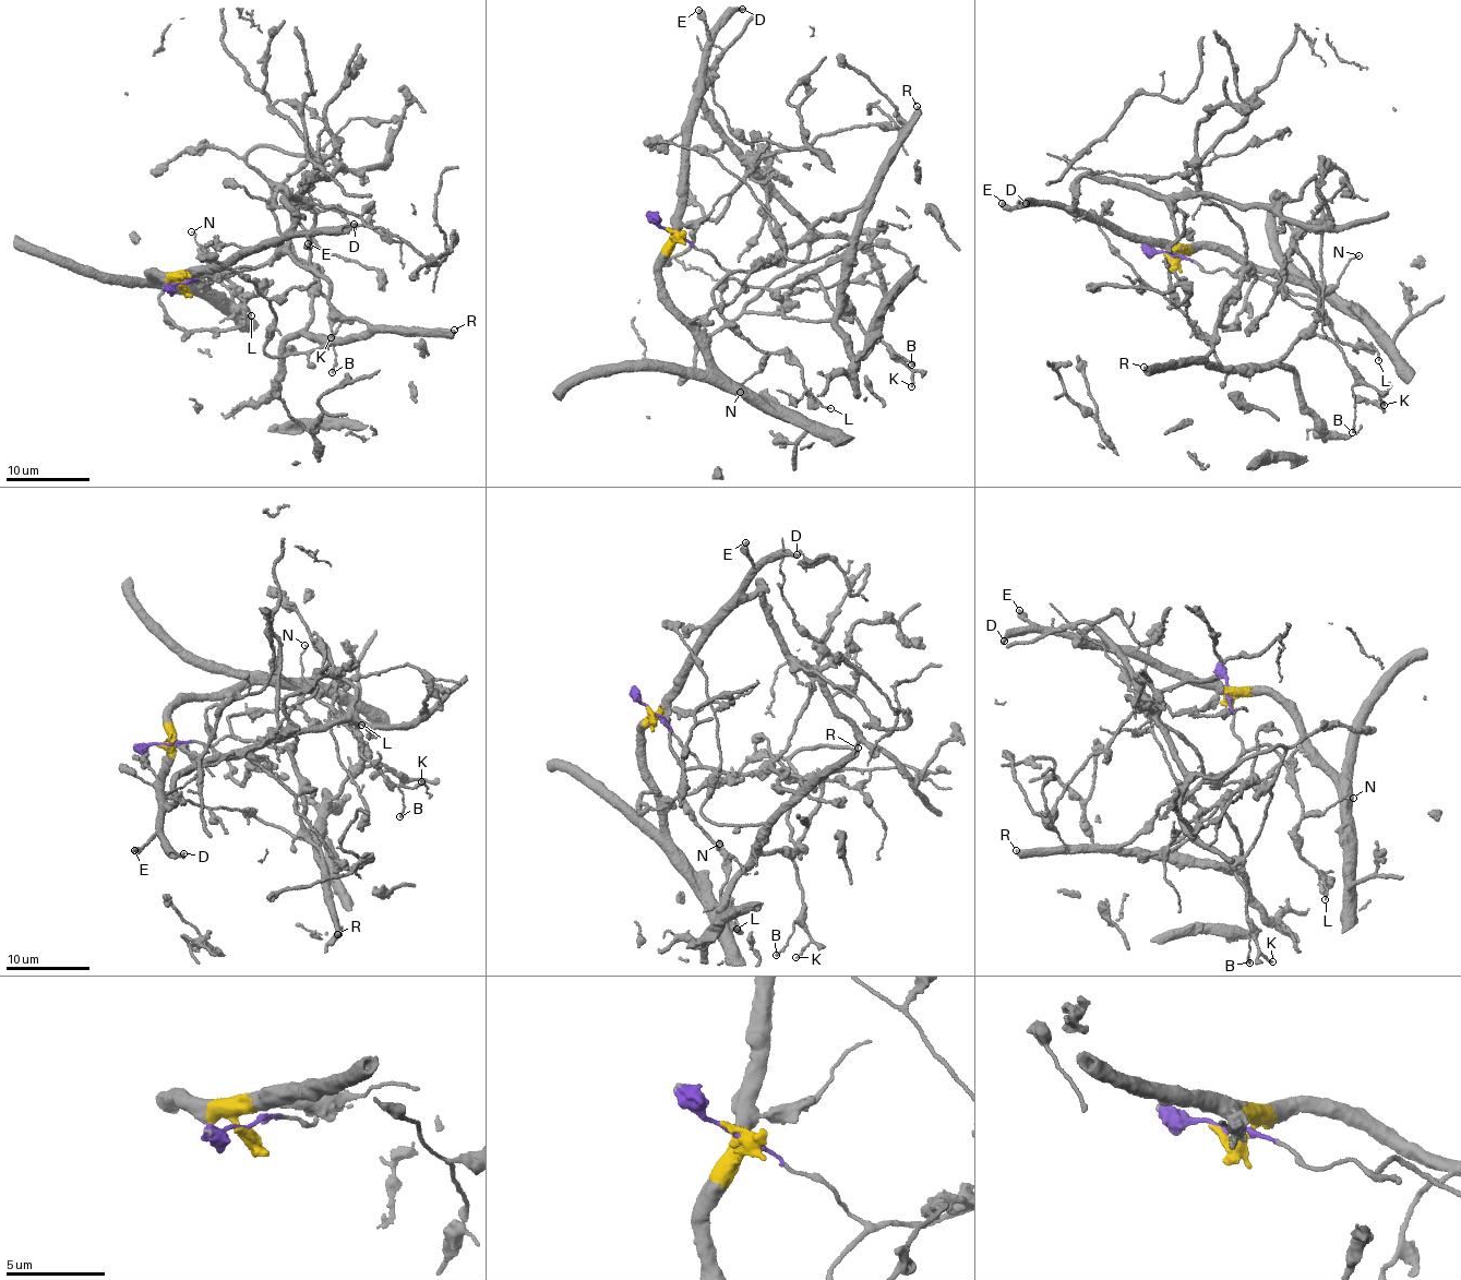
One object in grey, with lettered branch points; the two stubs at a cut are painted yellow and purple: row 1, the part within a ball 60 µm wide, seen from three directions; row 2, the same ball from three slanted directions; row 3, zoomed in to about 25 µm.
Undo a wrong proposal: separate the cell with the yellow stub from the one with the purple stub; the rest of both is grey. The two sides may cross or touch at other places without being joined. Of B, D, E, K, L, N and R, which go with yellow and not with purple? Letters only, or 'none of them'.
D, E

